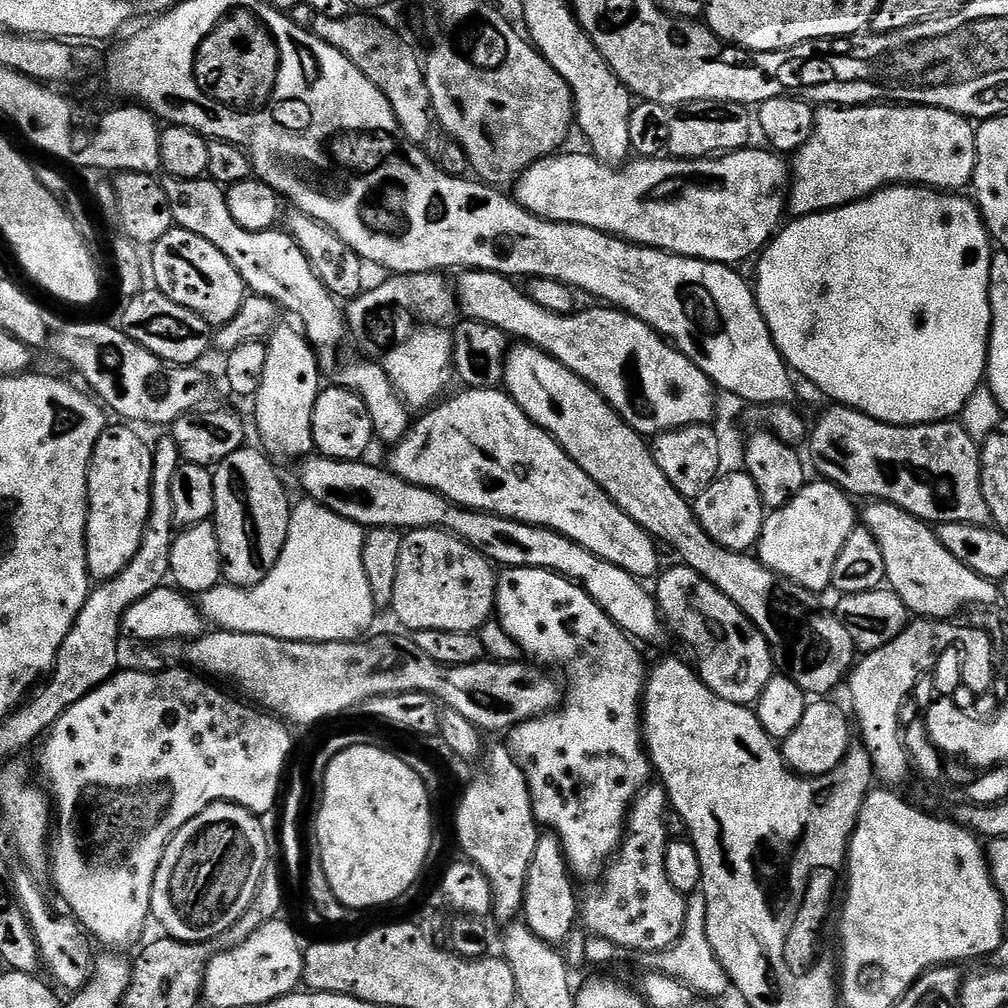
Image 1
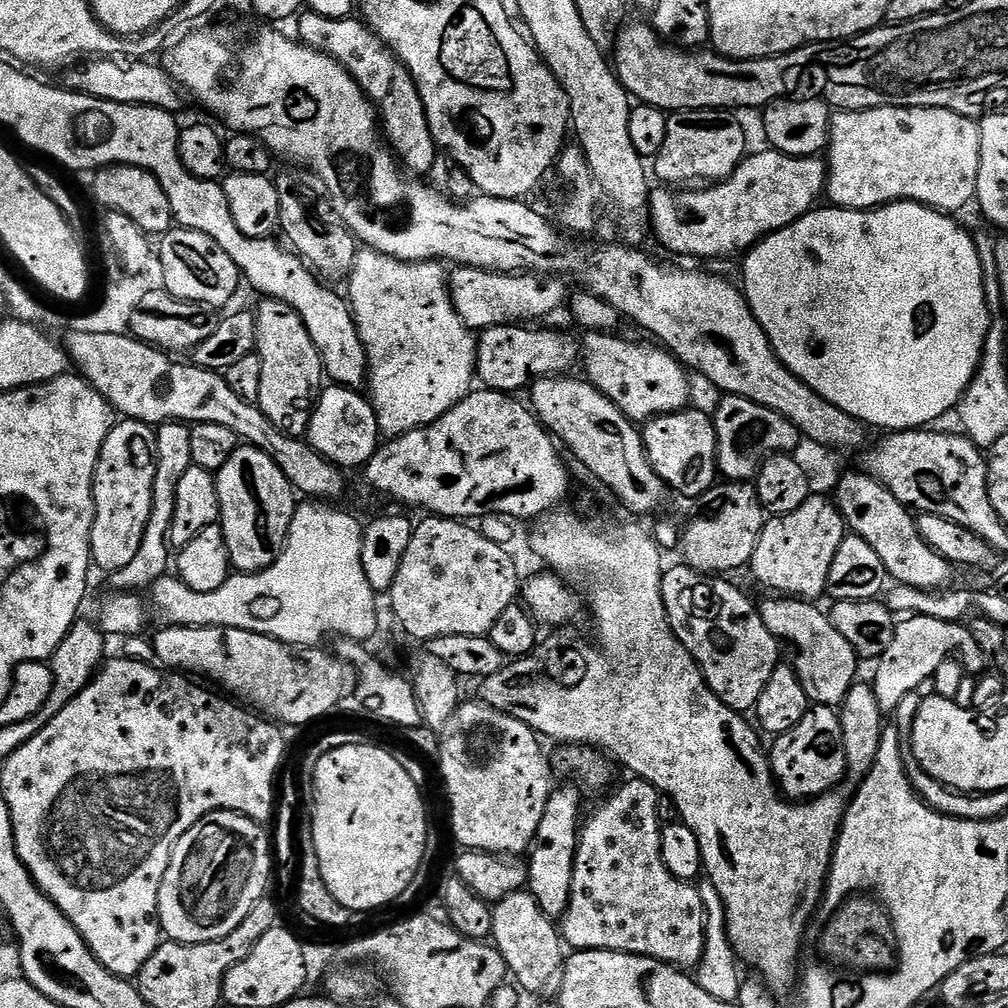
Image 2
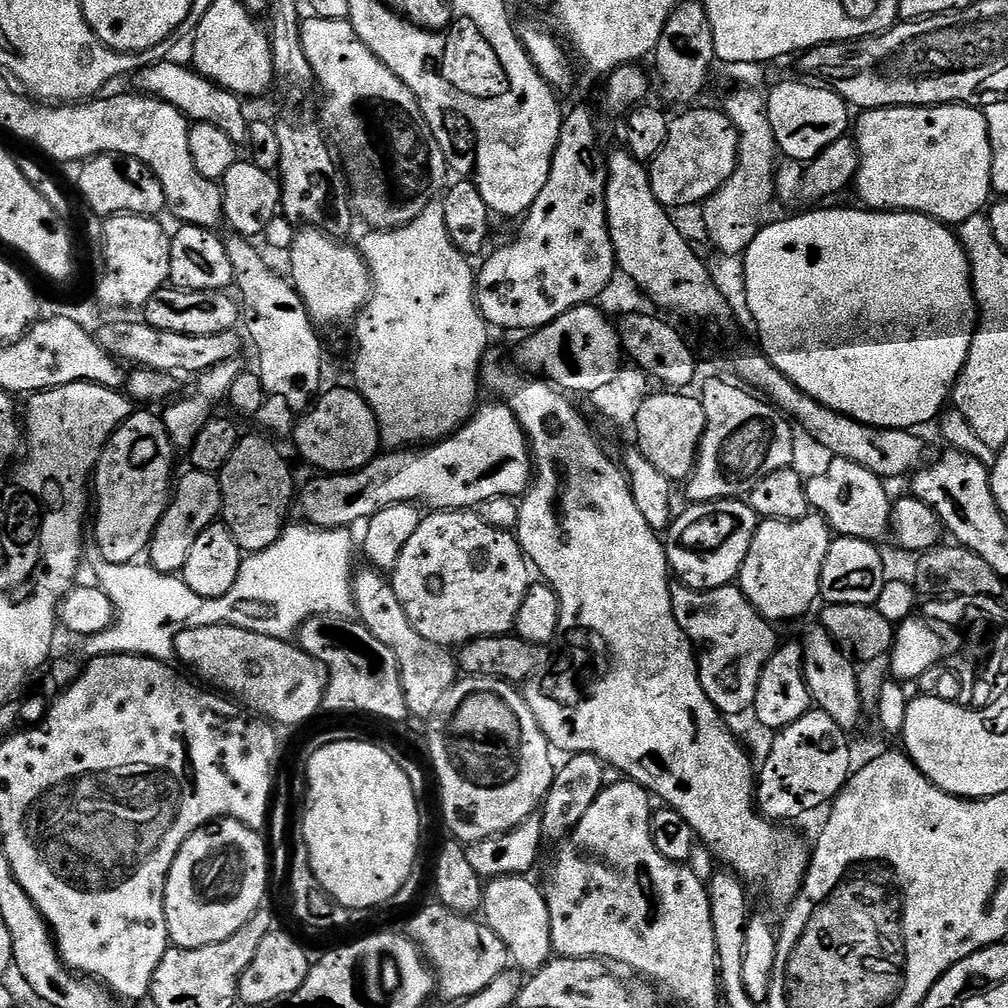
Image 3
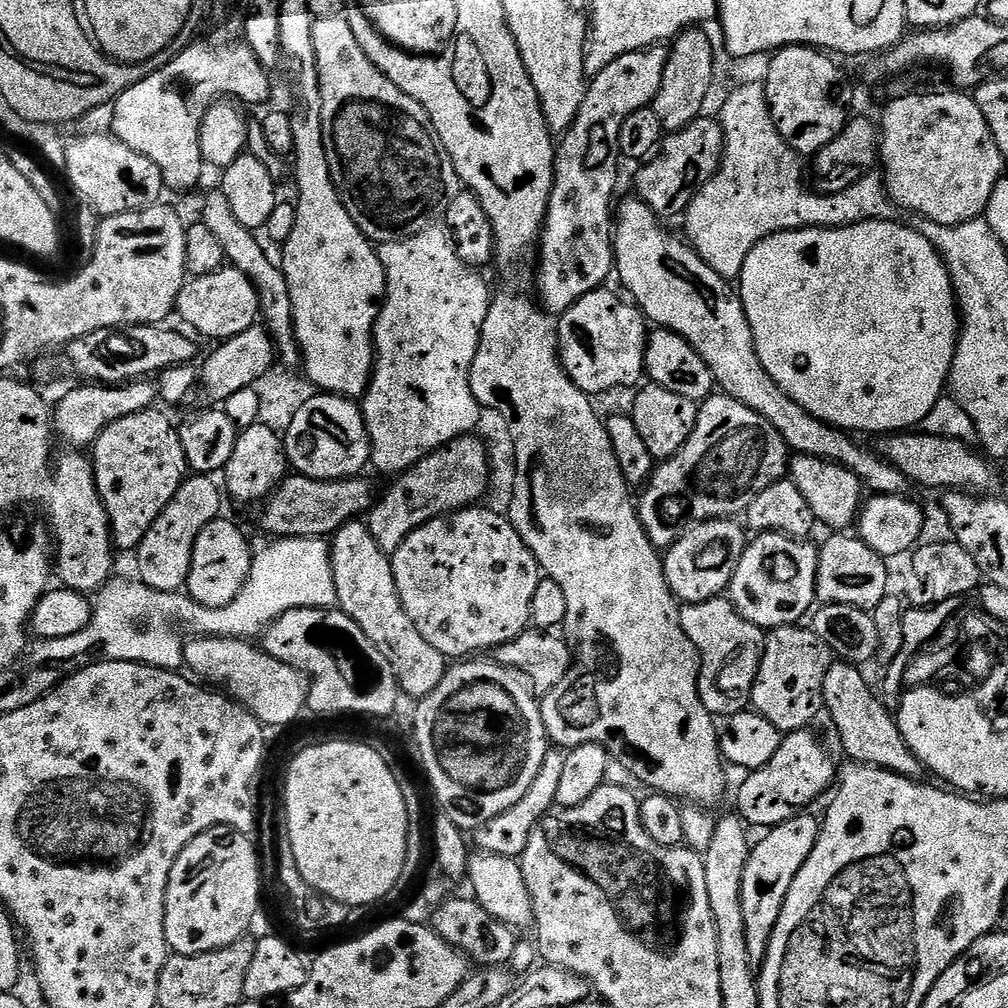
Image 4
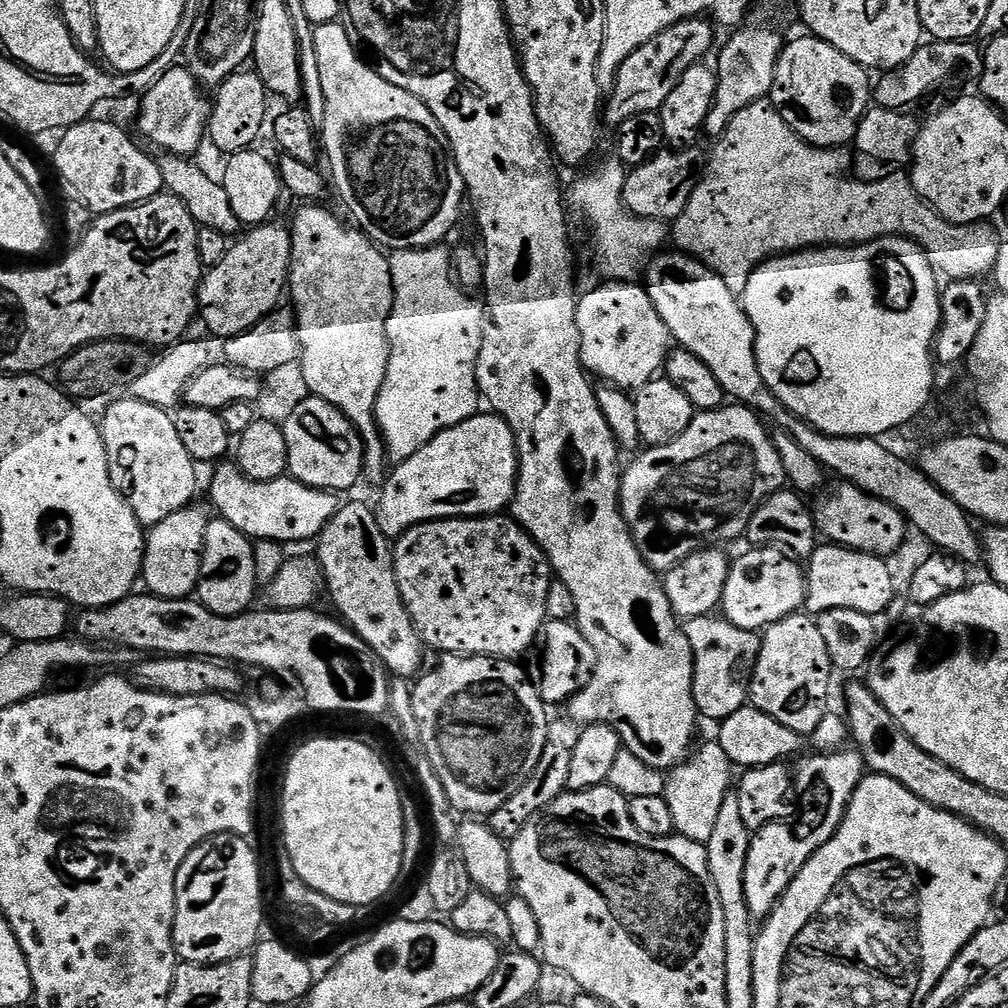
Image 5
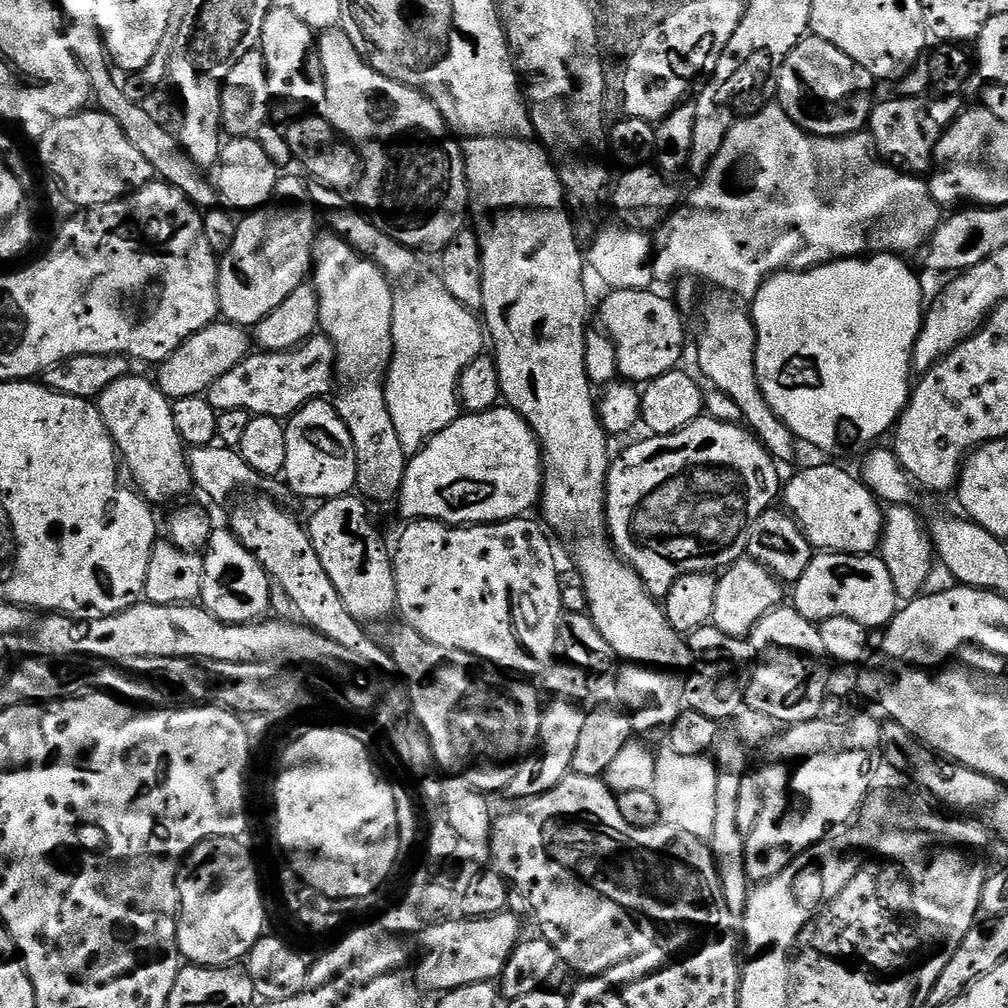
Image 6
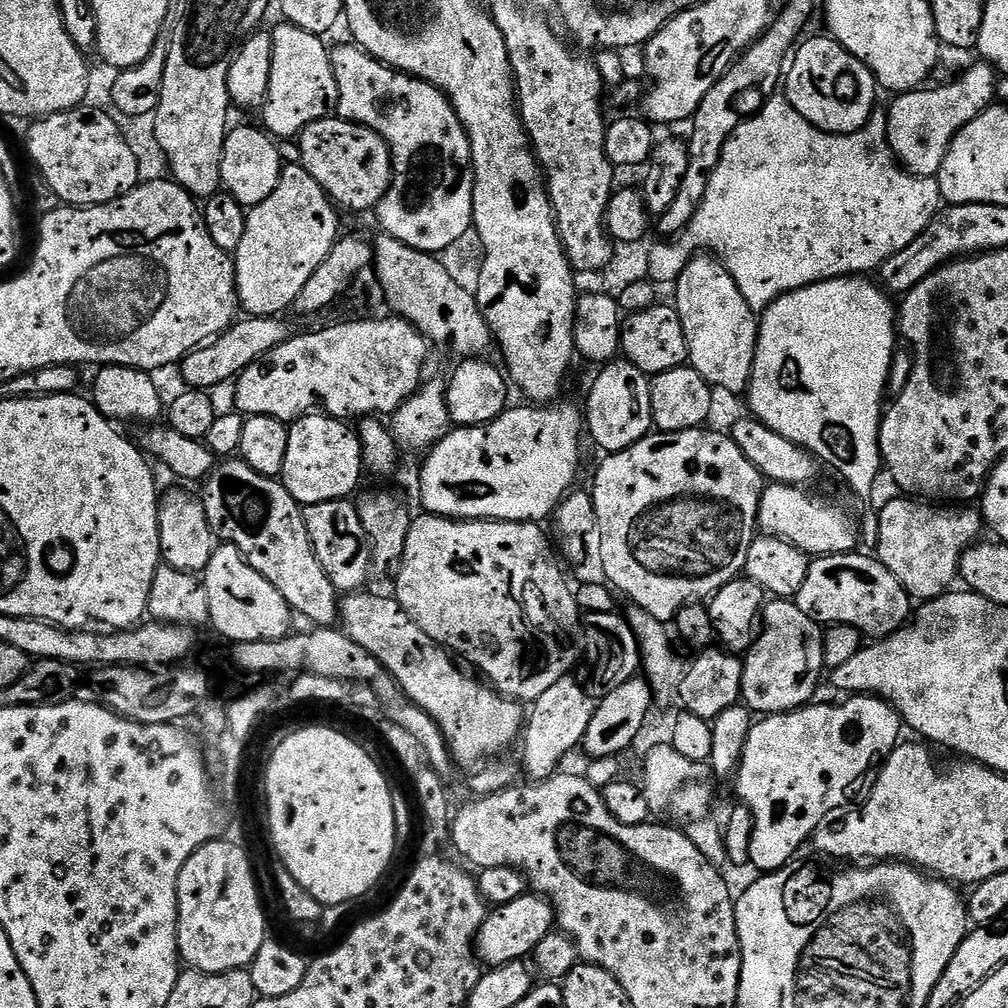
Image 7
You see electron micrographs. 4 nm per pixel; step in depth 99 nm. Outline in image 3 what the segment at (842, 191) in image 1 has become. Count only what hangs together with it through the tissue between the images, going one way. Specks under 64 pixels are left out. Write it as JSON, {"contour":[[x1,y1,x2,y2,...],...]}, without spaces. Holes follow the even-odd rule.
{"contour":[[929,104,898,108,869,108,854,120,860,165,854,189,865,209,878,212,917,212,949,226,981,215,992,191,992,147,983,111,971,104]]}

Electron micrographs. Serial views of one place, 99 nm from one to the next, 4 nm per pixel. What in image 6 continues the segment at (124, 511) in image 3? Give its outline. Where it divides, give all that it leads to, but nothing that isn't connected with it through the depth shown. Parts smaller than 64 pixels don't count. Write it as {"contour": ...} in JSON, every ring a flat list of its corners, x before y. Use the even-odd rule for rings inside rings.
{"contour":[[126,374,118,378,118,382,110,382,106,390,98,397,100,416,104,419,108,432,112,435,112,441,116,443,116,451,122,457,123,467,132,475,131,483,135,485,141,496,153,506,164,504,167,500,176,500,184,496,188,491,193,491,192,471,188,469,188,457,186,445,180,439,178,430,174,426,172,417,172,401,168,395,160,389,155,379,144,376,132,376]]}

